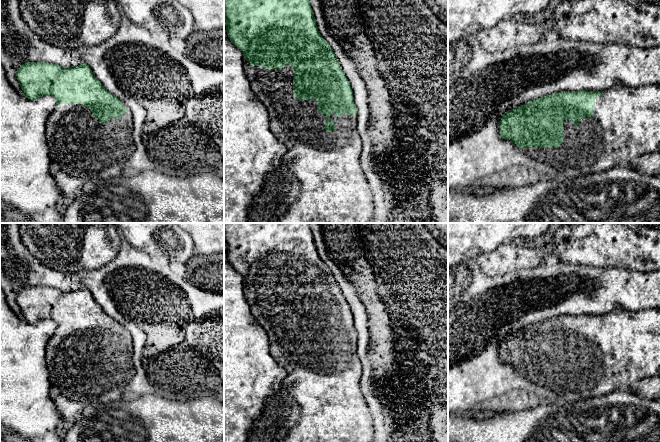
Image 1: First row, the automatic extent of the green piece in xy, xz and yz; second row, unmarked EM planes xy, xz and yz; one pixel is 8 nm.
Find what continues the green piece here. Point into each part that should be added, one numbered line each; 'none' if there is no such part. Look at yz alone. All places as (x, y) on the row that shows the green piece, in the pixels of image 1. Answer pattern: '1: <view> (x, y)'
1: yz (625, 124)

